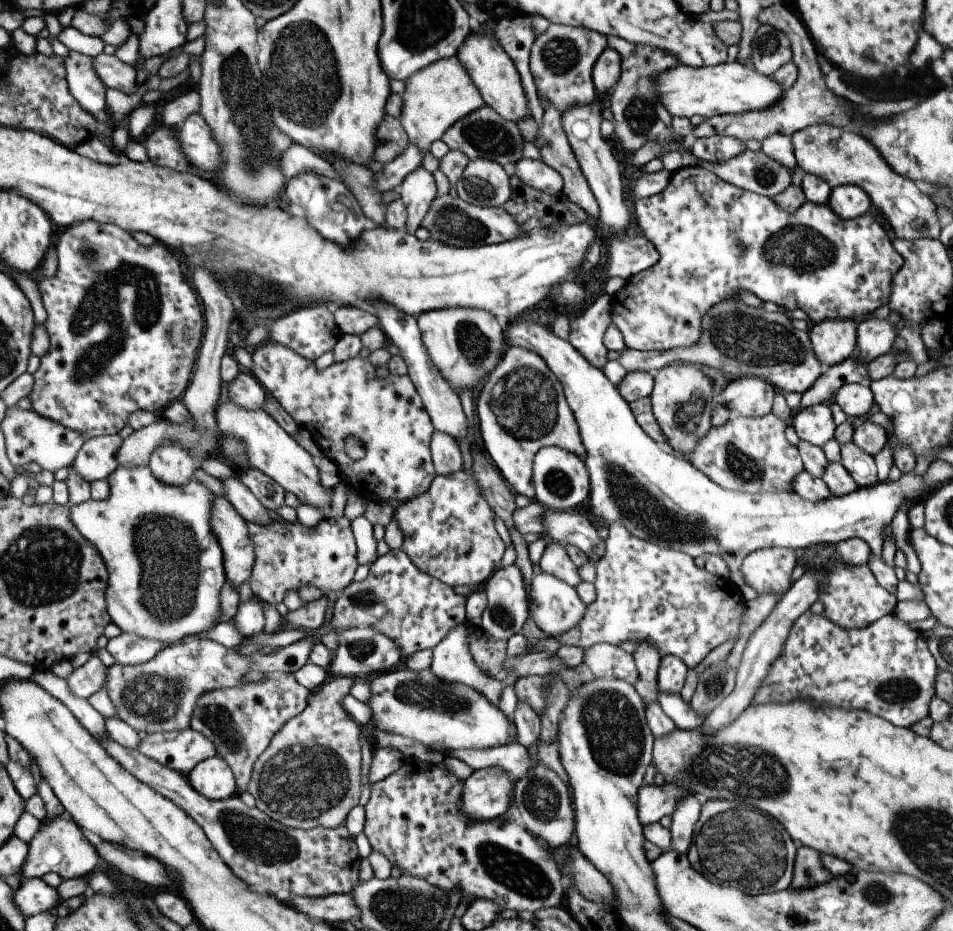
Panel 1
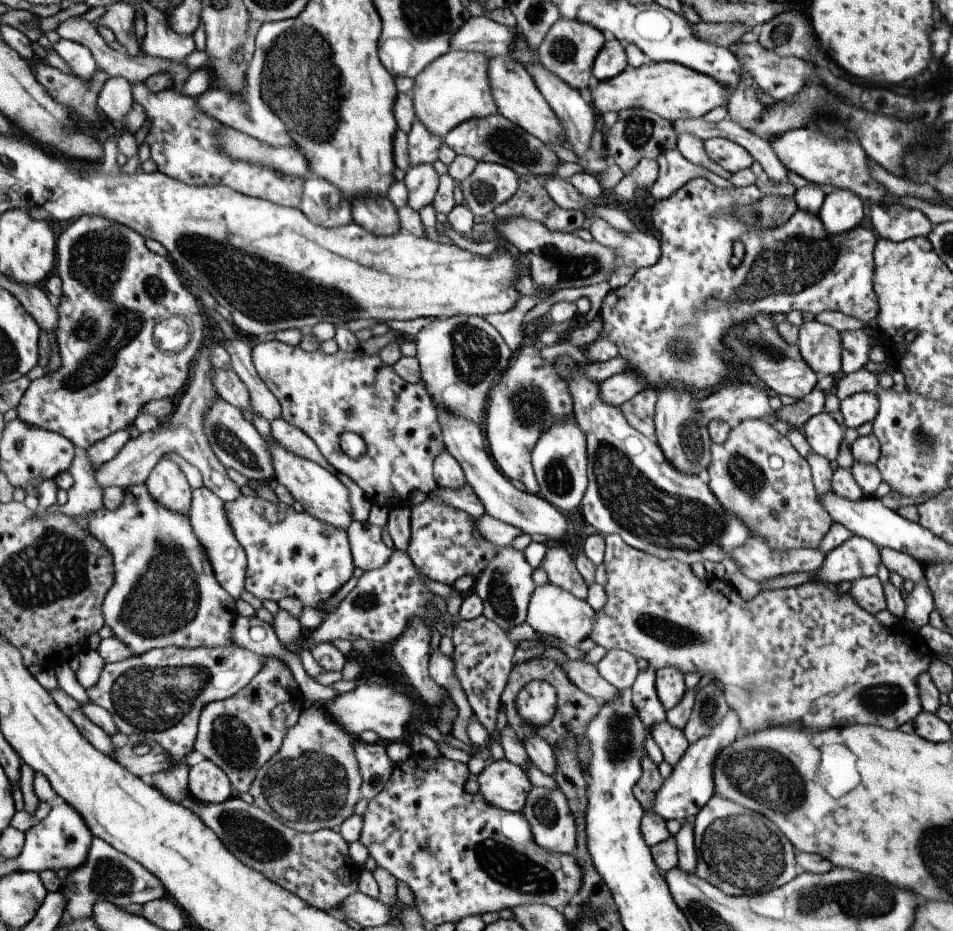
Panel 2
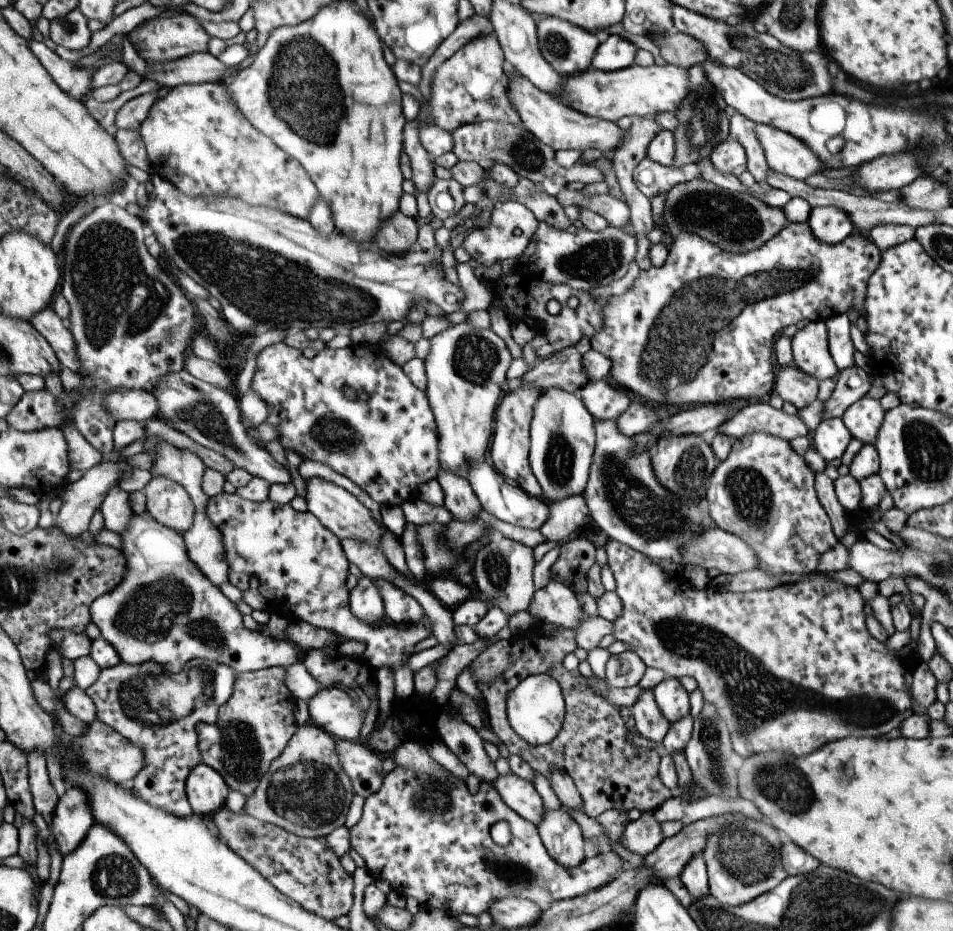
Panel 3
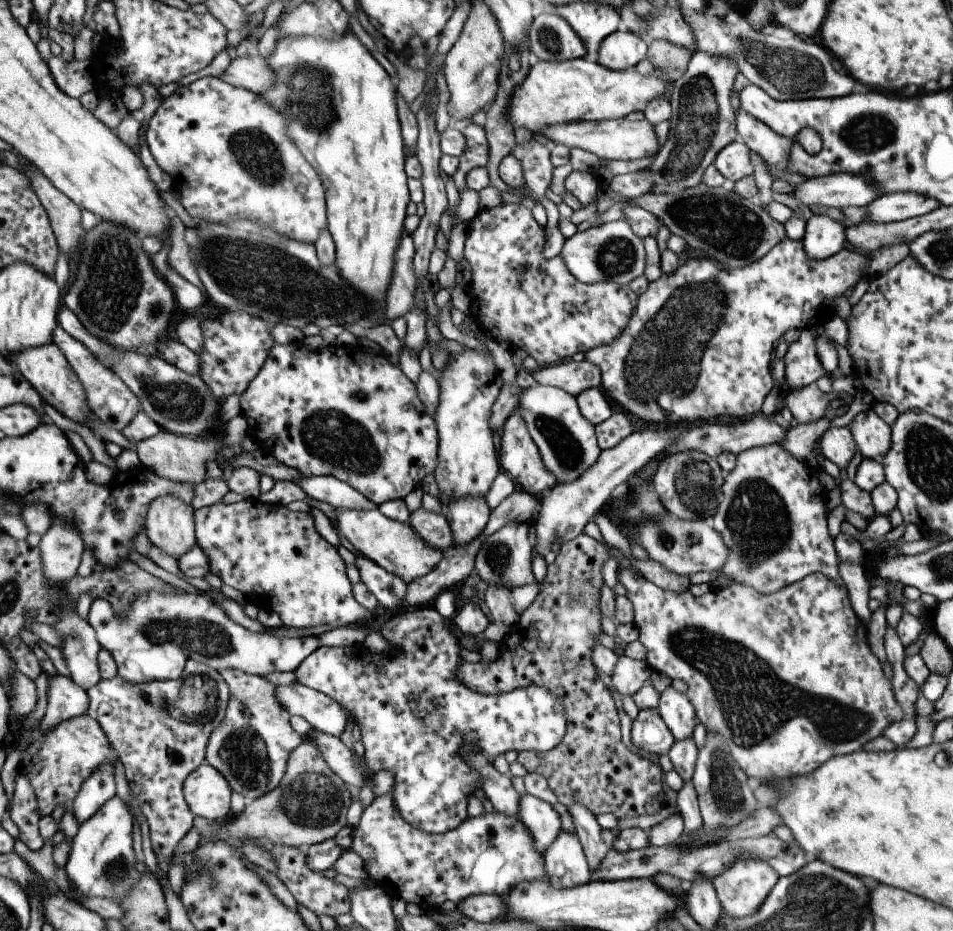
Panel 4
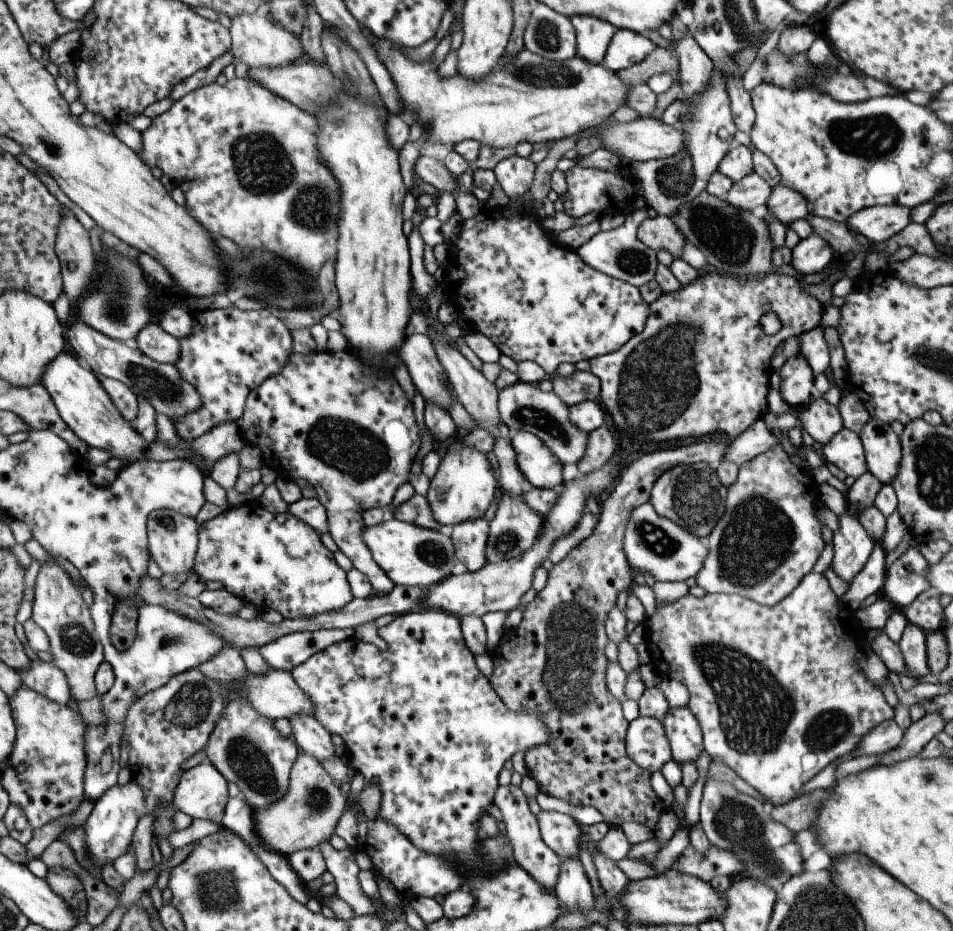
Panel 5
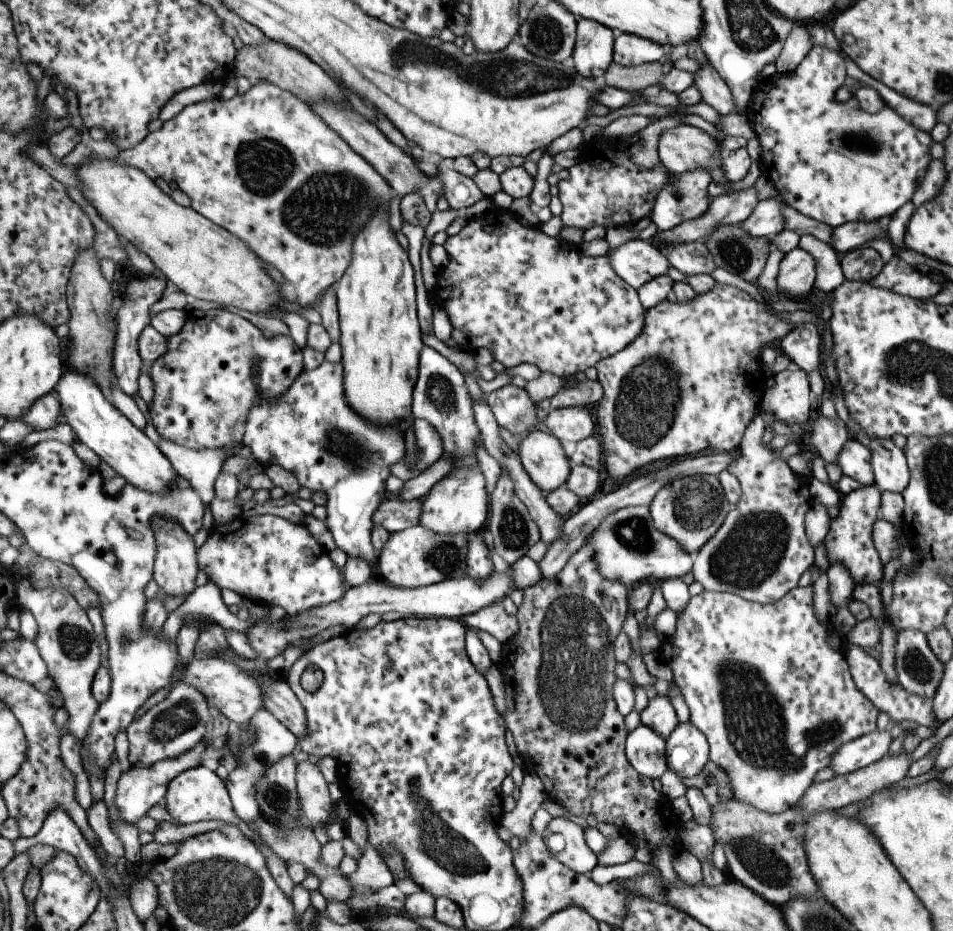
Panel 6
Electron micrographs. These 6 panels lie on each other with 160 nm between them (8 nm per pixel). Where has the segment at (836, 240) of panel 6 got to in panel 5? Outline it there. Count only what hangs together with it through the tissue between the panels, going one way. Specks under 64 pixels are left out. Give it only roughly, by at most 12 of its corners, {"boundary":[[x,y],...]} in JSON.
{"boundary":[[899,205],[853,213],[845,226],[868,241],[891,238],[910,223]]}

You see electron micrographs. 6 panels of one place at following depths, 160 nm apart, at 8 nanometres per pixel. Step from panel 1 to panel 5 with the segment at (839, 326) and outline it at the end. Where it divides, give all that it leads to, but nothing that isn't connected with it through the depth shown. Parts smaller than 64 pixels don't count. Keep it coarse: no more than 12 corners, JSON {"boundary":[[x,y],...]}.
{"boundary":[[805,357],[788,358],[777,373],[787,410],[810,402],[815,374]]}

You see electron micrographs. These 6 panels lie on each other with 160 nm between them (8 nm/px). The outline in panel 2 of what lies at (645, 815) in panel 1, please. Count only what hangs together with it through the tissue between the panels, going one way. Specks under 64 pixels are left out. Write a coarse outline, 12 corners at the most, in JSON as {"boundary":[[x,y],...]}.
{"boundary":[[728,708],[688,744],[656,792],[663,820],[694,818],[715,796],[714,760],[736,739]]}

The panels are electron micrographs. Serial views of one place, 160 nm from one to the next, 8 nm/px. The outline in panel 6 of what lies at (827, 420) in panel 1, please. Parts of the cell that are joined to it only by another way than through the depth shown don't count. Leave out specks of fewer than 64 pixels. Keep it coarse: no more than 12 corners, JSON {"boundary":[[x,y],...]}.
{"boundary":[[848,438],[836,458],[842,474],[874,484],[870,450]]}

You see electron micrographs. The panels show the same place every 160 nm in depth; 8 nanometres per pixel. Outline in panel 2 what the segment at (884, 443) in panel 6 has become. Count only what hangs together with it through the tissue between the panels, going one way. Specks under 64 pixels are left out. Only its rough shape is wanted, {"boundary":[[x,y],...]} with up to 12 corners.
{"boundary":[[876,393],[844,398],[839,412],[846,428],[873,422]]}

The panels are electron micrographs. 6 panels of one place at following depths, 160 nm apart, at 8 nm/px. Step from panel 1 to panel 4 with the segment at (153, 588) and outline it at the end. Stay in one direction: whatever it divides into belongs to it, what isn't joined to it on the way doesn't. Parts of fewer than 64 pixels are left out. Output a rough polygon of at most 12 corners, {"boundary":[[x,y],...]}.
{"boundary":[[144,593],[88,621],[134,685],[191,660],[294,673],[317,635],[247,630],[209,595]]}

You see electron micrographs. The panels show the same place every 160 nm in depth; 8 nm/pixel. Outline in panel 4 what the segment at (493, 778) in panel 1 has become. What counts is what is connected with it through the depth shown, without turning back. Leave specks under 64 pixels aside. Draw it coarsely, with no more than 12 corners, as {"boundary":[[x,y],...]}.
{"boundary":[[520,795],[518,820],[541,849],[560,833],[547,802]]}

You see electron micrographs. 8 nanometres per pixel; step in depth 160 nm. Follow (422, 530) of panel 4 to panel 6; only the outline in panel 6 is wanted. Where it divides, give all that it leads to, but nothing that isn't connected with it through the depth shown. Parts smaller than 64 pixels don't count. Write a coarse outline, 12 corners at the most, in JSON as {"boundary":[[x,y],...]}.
{"boundary":[[387,499],[373,514],[374,528],[393,534],[417,526],[423,500]]}

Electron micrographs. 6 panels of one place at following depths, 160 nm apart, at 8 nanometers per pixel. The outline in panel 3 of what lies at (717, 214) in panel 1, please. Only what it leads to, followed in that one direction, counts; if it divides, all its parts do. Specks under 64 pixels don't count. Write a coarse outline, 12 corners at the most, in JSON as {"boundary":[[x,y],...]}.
{"boundary":[[787,223],[730,255],[677,235],[590,348],[665,406],[772,391],[773,344],[880,261]]}

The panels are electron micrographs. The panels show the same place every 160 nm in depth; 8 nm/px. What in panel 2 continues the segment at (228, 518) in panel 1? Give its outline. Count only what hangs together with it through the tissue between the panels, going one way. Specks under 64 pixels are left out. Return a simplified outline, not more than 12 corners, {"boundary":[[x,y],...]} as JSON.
{"boundary":[[207,486],[192,492],[188,517],[219,584],[246,590],[248,556]]}

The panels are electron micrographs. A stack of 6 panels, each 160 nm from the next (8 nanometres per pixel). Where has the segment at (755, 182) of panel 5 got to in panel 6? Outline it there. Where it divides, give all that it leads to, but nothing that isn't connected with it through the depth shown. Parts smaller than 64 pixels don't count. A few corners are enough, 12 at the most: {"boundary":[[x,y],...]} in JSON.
{"boundary":[[753,187],[716,196],[701,216],[656,238],[667,245],[707,239],[743,222],[757,203]]}

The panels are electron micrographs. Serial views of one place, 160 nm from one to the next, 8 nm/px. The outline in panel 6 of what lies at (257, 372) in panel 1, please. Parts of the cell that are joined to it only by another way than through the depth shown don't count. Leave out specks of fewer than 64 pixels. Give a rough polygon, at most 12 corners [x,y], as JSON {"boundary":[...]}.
{"boundary":[[344,364],[305,371],[250,413],[243,444],[328,494],[327,528],[379,563],[373,514],[398,427],[348,403]]}

